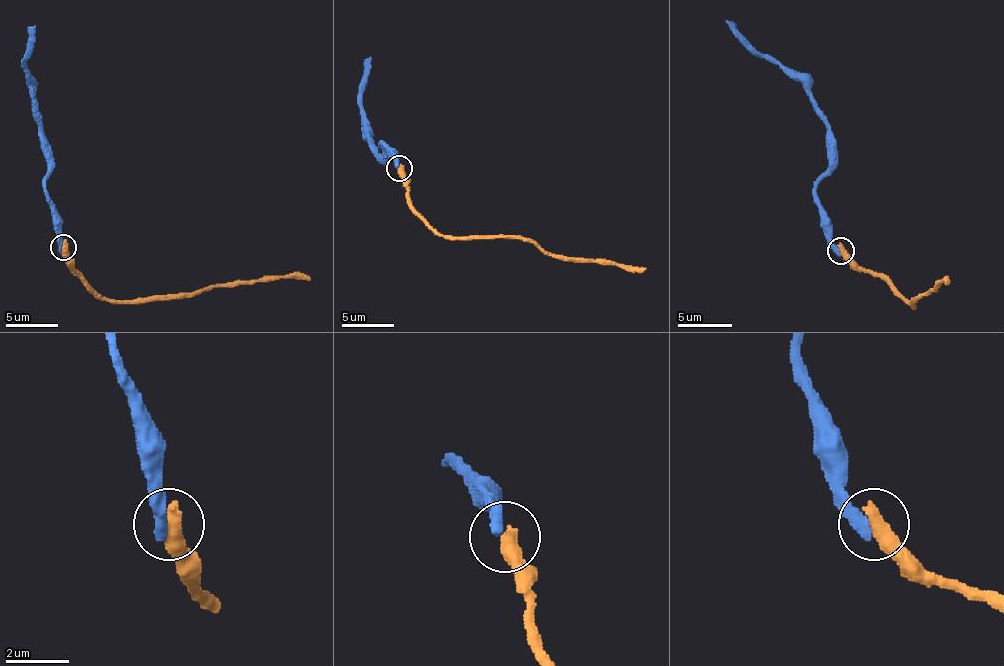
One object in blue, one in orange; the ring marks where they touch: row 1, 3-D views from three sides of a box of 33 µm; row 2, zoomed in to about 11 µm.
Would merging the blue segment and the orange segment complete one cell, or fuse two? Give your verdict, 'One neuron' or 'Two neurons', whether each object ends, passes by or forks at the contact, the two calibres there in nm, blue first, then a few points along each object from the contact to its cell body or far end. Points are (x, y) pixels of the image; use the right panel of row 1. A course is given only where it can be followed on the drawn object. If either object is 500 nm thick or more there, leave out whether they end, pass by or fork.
One neuron. Thickness 460 nm (blue) against 550 nm. Course of blue: (840, 250), (832, 242), (829, 217), (816, 193), (816, 182), (829, 169), (827, 117), (810, 93), (727, 20). Course of orange: (840, 250), (862, 269), (881, 274), (911, 304), (940, 282), (946, 285)

